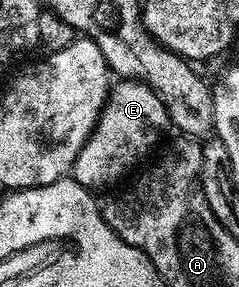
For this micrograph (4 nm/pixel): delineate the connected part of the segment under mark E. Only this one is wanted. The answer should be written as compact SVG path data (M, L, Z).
M137 79L114 82L95 129L73 163L71 177L80 187L90 189L105 187L123 178L156 145L157 138L169 126L169 114L163 101L146 83Z

